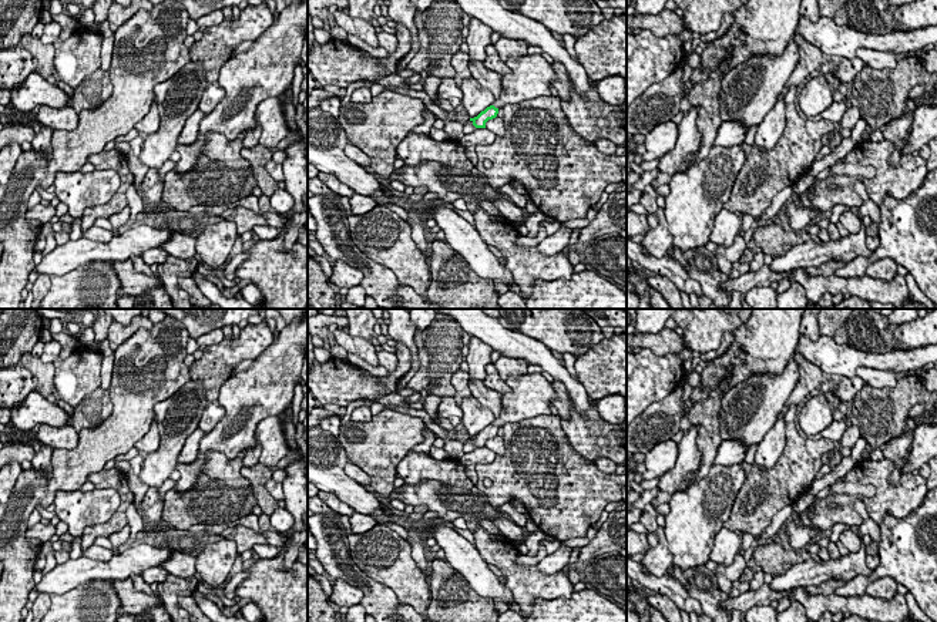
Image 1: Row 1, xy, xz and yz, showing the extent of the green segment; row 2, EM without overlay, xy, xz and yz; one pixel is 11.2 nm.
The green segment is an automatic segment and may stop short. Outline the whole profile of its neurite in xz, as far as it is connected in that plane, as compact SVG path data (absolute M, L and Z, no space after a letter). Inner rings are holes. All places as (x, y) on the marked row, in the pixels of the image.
M541 56L507 58L508 74L501 75L501 95L496 102L470 118L476 128L486 128L486 122L497 117L506 104L518 104L541 95L551 95L550 85L557 77L551 64Z

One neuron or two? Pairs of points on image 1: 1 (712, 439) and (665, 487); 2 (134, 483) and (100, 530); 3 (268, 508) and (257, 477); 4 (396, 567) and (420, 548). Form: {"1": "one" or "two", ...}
{"1": "two", "2": "two", "3": "one", "4": "two"}

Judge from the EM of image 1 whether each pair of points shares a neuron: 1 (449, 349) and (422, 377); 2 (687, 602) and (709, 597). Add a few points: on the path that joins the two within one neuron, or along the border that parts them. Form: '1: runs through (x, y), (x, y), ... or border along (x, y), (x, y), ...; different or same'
1: runs through (442, 356), (429, 370); same
2: border along (675, 578), (701, 607); different

